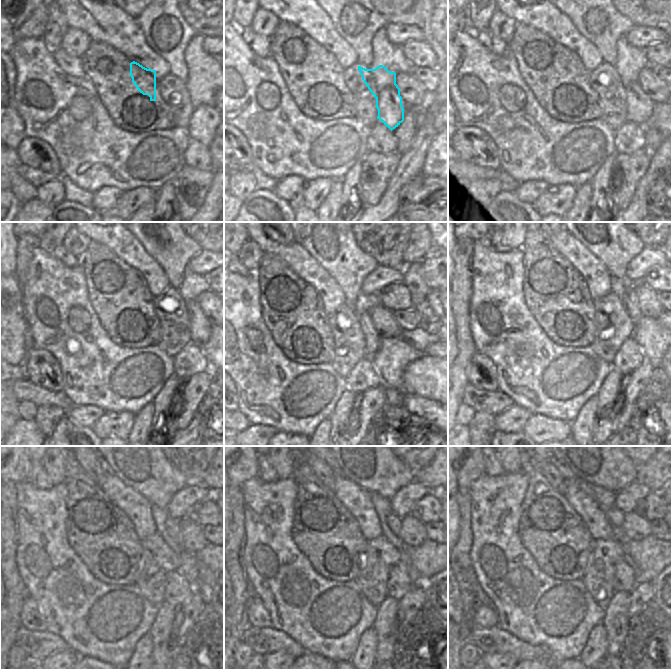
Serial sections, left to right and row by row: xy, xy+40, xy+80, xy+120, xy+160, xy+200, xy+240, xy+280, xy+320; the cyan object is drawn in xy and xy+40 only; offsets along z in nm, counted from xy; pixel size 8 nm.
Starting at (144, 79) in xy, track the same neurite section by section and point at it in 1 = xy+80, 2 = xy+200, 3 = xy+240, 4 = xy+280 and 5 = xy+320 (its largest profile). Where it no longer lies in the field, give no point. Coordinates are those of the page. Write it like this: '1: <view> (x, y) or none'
1: xy+80 (604, 79)
2: xy+200 (613, 328)
3: xy+240 (158, 560)
4: xy+280 (381, 555)
5: xy+320 (599, 579)

